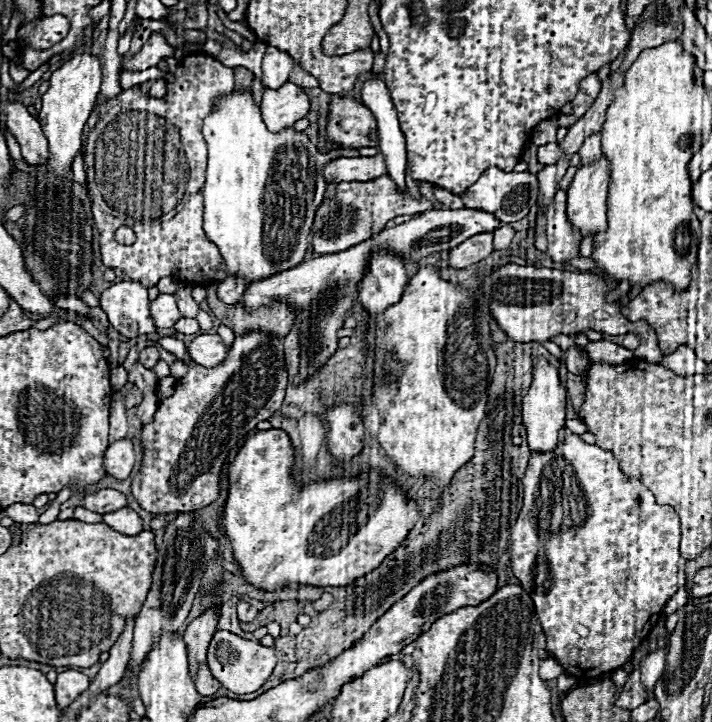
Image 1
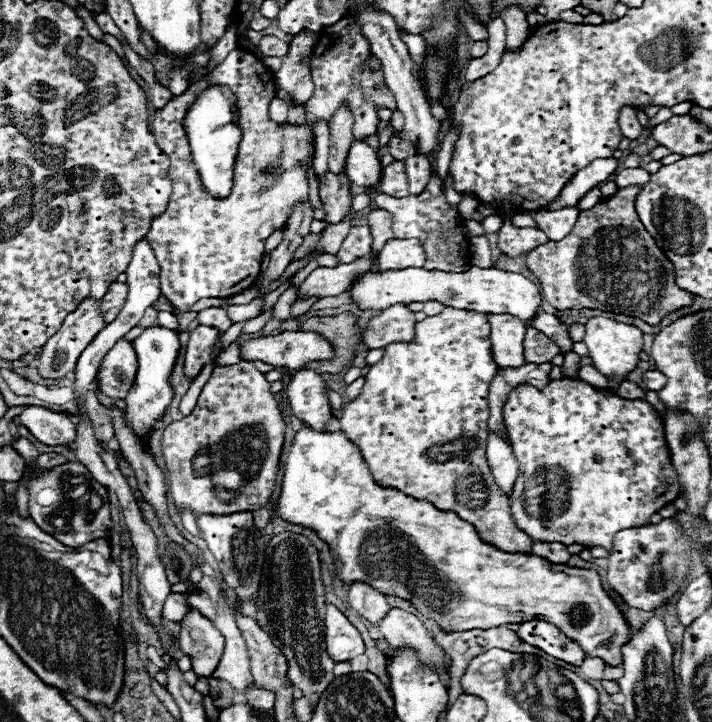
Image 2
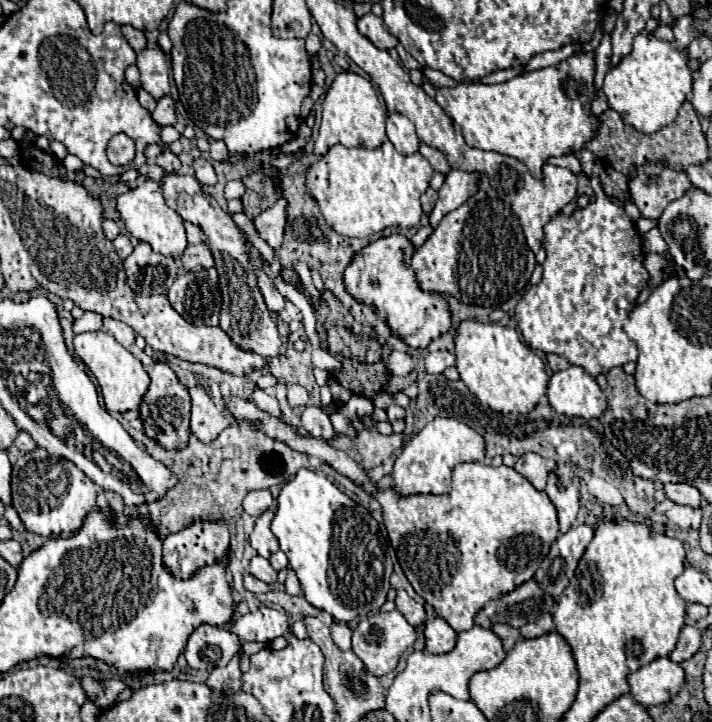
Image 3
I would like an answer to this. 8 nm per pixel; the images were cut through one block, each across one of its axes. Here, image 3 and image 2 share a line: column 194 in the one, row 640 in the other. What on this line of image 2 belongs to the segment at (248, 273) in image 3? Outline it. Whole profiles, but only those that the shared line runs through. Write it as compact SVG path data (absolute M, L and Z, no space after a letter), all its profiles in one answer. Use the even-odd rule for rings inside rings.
M190 610L180 626L178 644L182 652L192 656L192 668L198 676L210 676L224 654L224 636L196 610Z

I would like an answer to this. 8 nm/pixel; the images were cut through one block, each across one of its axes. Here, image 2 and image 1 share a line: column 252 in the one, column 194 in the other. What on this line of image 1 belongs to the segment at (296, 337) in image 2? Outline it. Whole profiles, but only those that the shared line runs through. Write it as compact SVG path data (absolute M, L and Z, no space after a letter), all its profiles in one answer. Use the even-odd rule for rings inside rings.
M200 334L190 342L188 354L196 364L212 368L224 360L224 356L228 354L228 348L224 346L218 334Z

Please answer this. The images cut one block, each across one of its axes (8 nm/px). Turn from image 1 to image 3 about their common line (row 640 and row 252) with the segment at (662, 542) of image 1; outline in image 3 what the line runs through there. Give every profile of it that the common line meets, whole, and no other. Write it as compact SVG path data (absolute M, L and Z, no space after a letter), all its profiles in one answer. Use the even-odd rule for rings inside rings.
M598 194L596 202L588 204L582 210L574 210L570 216L556 214L544 226L544 248L544 276L524 294L524 298L516 306L516 322L524 336L524 342L532 350L558 354L570 364L582 366L594 378L598 374L606 374L614 366L636 360L636 346L624 334L622 324L628 318L628 312L636 306L638 294L642 292L642 288L646 288L648 272L642 264L642 236L636 232L634 222L630 222L624 214L624 208L606 194Z

